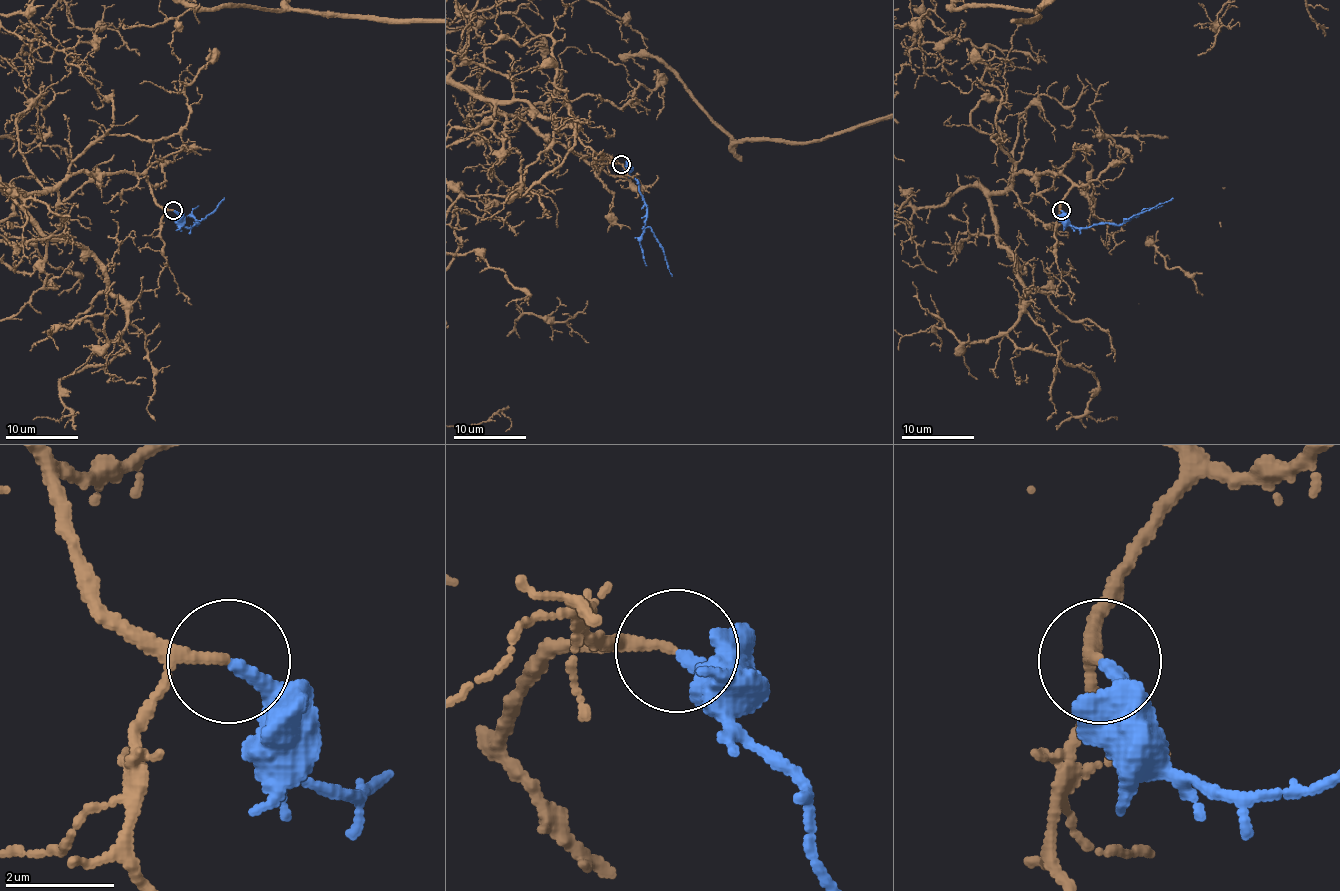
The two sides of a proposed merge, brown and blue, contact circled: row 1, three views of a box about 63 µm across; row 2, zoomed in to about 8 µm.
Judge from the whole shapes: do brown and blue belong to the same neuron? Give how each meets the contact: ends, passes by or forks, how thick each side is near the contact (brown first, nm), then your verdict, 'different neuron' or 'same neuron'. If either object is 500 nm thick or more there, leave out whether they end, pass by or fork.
brown passes by; blue ends there; 140 nm thick on the brown side, 240 nm on the other; same neuron

